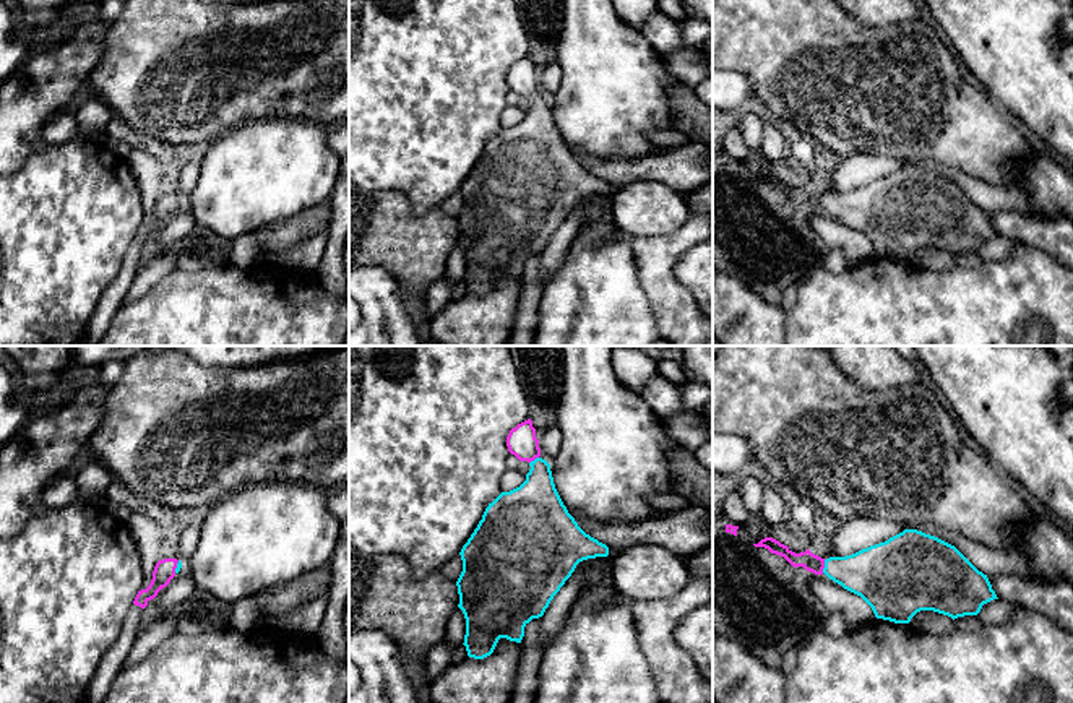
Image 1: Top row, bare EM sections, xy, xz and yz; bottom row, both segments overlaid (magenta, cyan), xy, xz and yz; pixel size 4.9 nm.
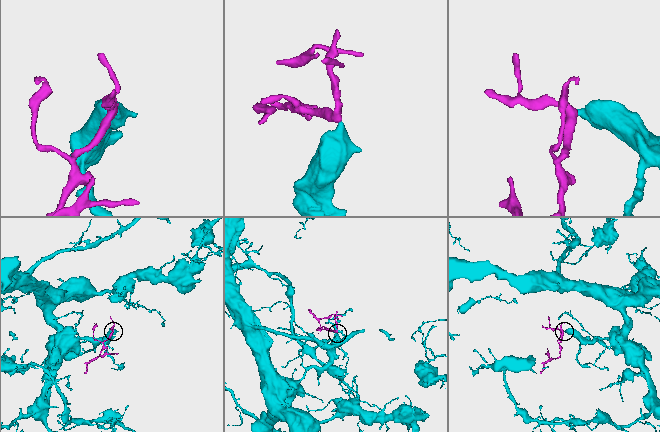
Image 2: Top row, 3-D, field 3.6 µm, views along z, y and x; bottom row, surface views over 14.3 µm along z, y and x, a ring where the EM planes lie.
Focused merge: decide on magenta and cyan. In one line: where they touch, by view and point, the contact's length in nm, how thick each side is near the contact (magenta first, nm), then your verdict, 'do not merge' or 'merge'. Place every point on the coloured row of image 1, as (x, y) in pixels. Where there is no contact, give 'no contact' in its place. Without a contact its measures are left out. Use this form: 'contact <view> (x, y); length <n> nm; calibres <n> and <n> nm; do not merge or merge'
contact yz (823, 567); length 70 nm; calibres 90 and 260 nm; merge

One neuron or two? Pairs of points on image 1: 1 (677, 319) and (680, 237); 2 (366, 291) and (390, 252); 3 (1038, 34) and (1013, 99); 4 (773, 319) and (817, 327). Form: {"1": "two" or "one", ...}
{"1": "one", "2": "two", "3": "one", "4": "two"}

